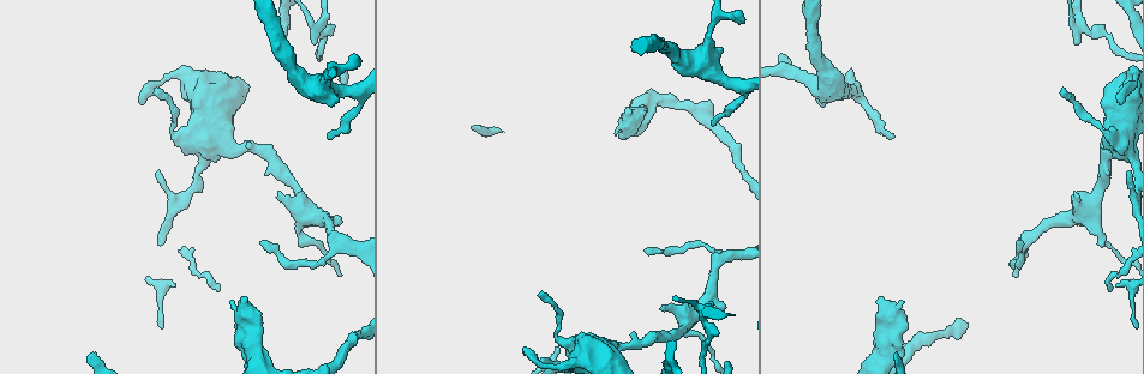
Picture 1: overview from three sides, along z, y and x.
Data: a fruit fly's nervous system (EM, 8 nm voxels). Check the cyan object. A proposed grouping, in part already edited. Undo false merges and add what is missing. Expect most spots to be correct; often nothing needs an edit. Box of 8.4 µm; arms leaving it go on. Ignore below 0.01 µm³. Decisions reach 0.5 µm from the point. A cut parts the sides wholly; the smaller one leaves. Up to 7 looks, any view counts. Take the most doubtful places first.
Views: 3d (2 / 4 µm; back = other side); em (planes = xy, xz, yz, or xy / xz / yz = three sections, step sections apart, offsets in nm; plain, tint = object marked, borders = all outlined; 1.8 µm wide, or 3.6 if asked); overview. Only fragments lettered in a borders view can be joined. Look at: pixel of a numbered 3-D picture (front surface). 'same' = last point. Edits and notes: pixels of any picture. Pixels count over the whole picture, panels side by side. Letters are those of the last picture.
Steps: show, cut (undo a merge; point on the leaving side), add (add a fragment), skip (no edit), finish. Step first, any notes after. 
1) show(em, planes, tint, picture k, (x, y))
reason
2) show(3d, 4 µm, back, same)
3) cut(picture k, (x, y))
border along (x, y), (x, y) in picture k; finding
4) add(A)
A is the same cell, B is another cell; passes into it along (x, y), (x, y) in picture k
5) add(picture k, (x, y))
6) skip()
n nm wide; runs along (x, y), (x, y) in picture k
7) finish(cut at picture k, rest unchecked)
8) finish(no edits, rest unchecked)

show(3d, 4 µm, picture 1, (230, 301))
an open end

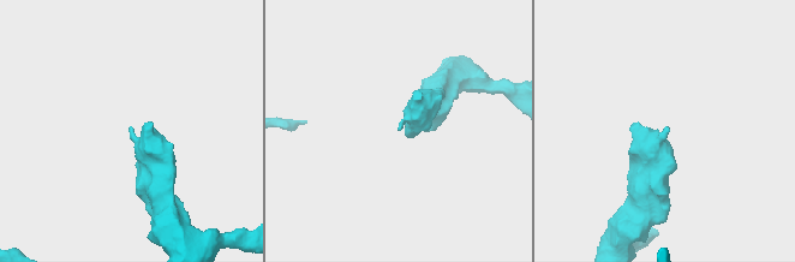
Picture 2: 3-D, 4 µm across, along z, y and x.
show(em, xz, step 16, tint, picture 2, (667, 131))

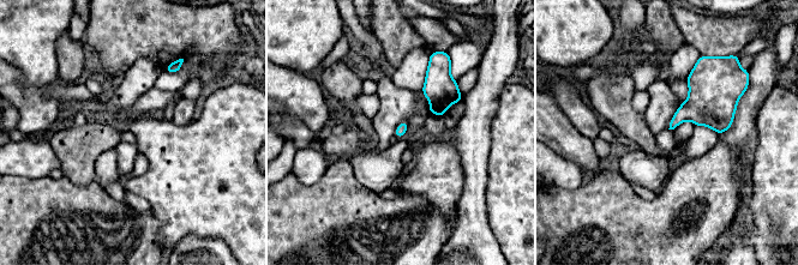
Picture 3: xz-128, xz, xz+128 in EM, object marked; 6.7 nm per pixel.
show(em, planes, borders, same)
another direction

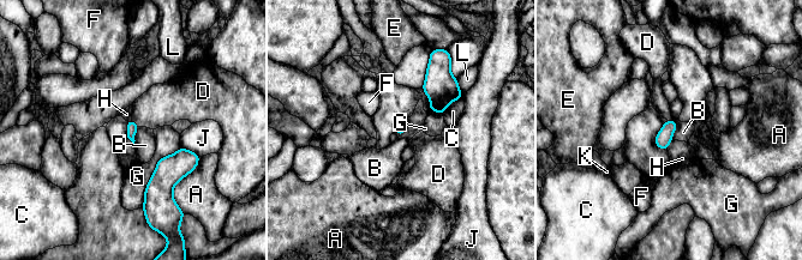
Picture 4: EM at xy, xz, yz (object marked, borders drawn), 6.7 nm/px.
skip()
A, B, C, D, E, F, G, H, J, K and L are other cells; border along (408, 119), (408, 126), (399, 137) in picture 4; none of them fits

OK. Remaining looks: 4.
show(em, planes, borders, picture 1, (888, 133))
free end

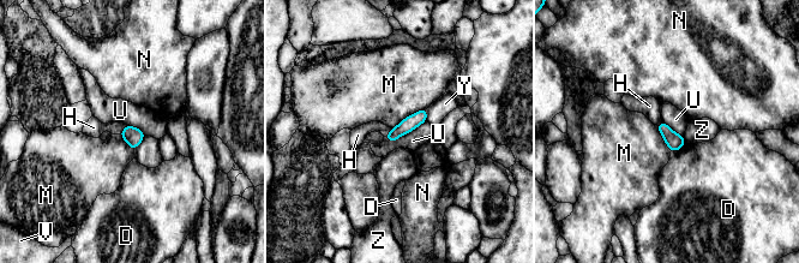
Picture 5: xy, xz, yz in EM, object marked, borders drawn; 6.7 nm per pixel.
skip()
U touches over 320 nm; D, H, M, N, U, V, Y and Z are other cells; runs along (424, 112), (389, 137) in picture 5; no lettered fragment goes on from it

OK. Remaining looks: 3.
show(3d, 2 µm, picture 1, (1017, 241))
tapers out

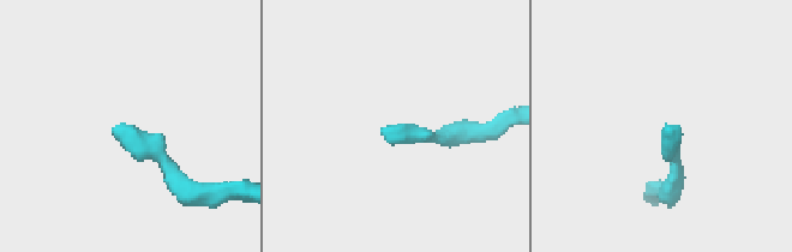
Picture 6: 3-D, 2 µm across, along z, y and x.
show(em, 3.6 µm, planes, borders, picture 6, (383, 129))

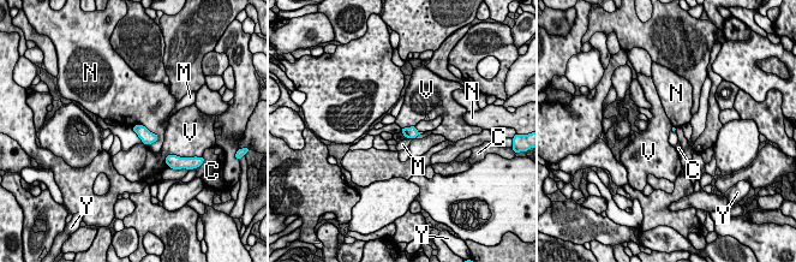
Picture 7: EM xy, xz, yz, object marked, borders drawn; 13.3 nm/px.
skip()
C, M, N, V and Y are other cells; border along (414, 125), (402, 129) in picture 7; none of them fits

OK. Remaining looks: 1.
finish(no edits, rest unchecked)

